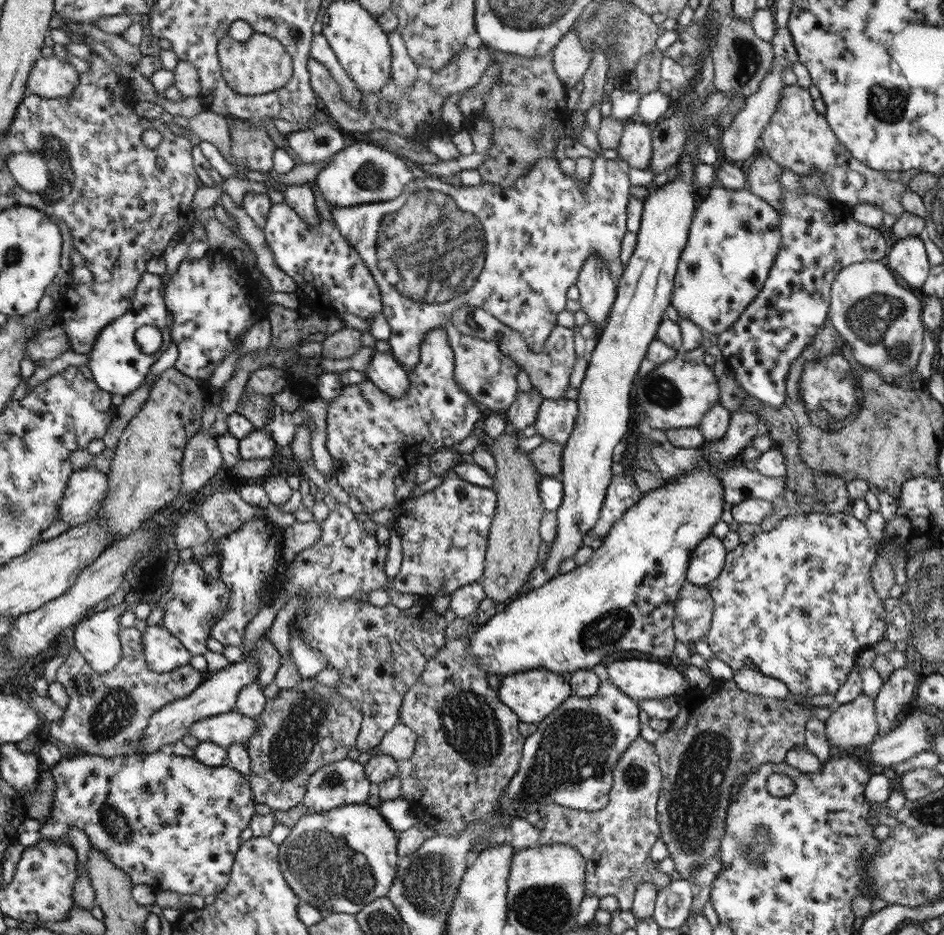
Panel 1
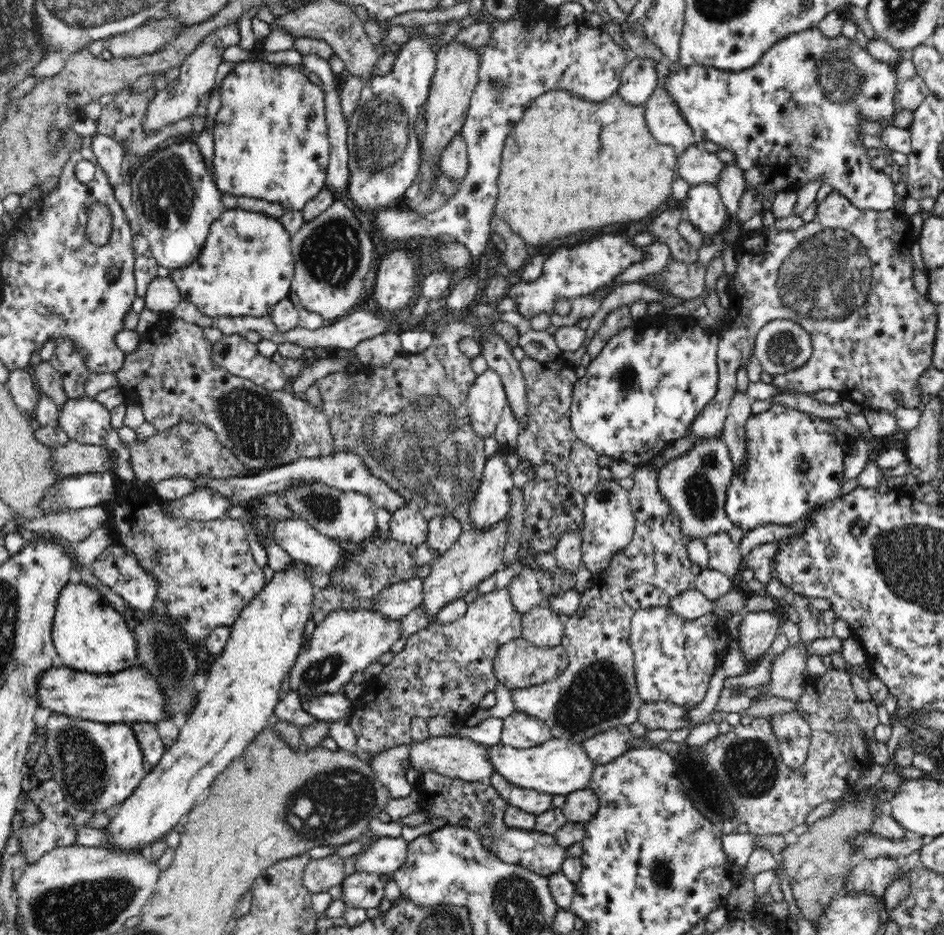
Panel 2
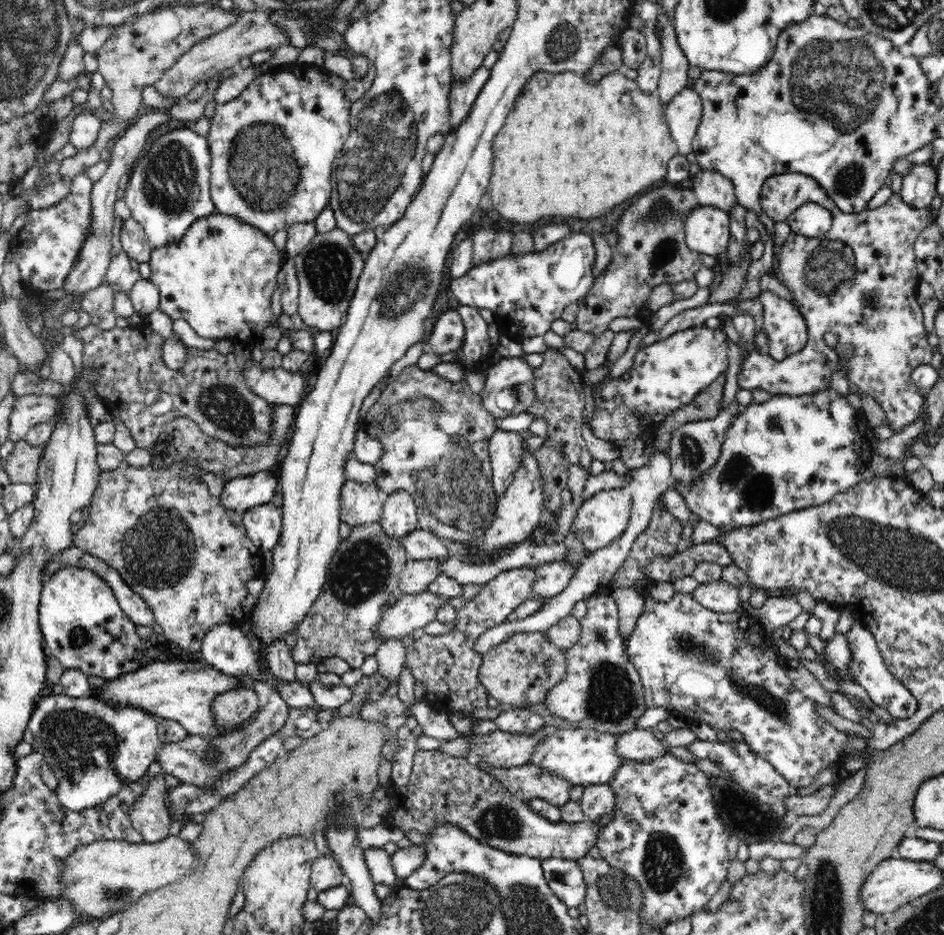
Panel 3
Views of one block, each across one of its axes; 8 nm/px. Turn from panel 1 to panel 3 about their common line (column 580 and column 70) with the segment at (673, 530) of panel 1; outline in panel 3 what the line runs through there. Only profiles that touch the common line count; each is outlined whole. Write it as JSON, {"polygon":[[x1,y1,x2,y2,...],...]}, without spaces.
{"polygon":[[64,564,43,584,38,612,43,640,48,644,50,655,65,669,76,669,84,675,114,680,122,674,135,672,140,667,144,656,144,640,138,635,136,624,121,610,110,585,94,571]]}

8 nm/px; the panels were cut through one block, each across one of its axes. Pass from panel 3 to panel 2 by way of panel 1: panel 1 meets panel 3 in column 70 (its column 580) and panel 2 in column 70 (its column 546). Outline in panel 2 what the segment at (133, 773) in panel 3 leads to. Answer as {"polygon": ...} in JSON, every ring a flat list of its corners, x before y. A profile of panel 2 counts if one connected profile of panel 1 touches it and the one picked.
{"polygon":[[47,713,46,723,45,723,45,733,46,739,43,746,46,747,46,754,50,757,52,766,53,766,53,779,59,784,59,788,63,792,63,797,66,799,66,802,69,802,70,805,74,807,75,812,80,810,88,810,90,812,109,812,115,804,123,803,133,792,134,789,142,782,142,779,147,775,144,771,144,759,143,752,136,738,134,730,132,730,131,724,129,723,114,723,106,724,94,721,82,720,80,718,74,718,66,716,64,714,58,713]]}

